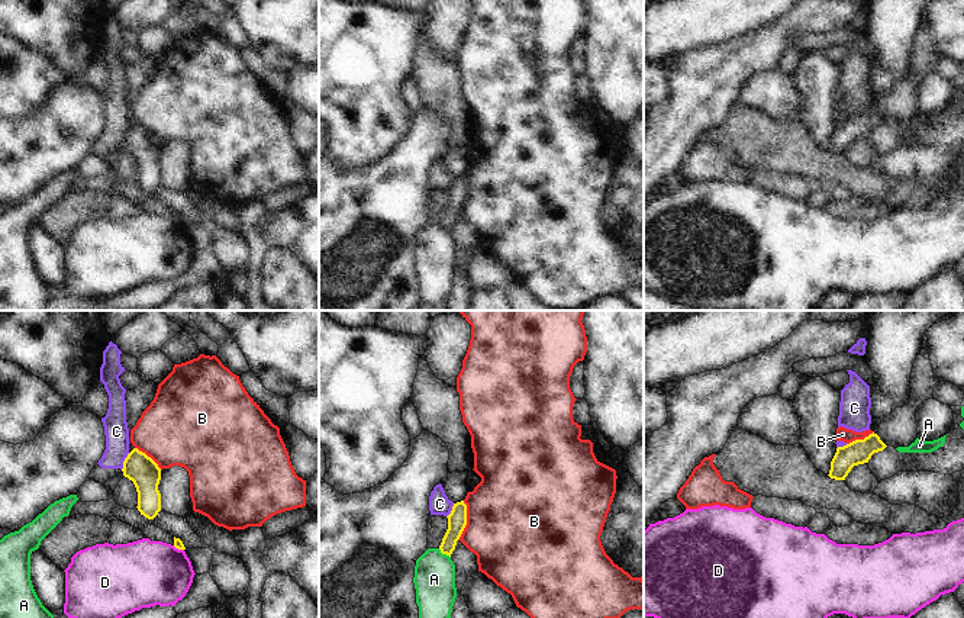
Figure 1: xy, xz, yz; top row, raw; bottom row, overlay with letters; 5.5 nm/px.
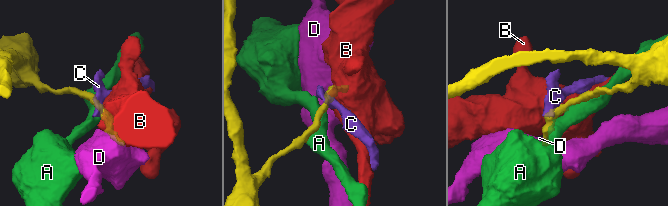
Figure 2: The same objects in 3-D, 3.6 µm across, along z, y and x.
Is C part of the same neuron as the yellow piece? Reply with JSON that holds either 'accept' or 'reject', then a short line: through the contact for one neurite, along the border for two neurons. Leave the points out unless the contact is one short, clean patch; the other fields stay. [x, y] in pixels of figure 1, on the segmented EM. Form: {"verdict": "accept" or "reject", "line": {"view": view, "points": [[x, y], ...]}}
{"verdict": "reject", "line": {"view": "xy", "points": [[129, 453], [121, 469]]}}

